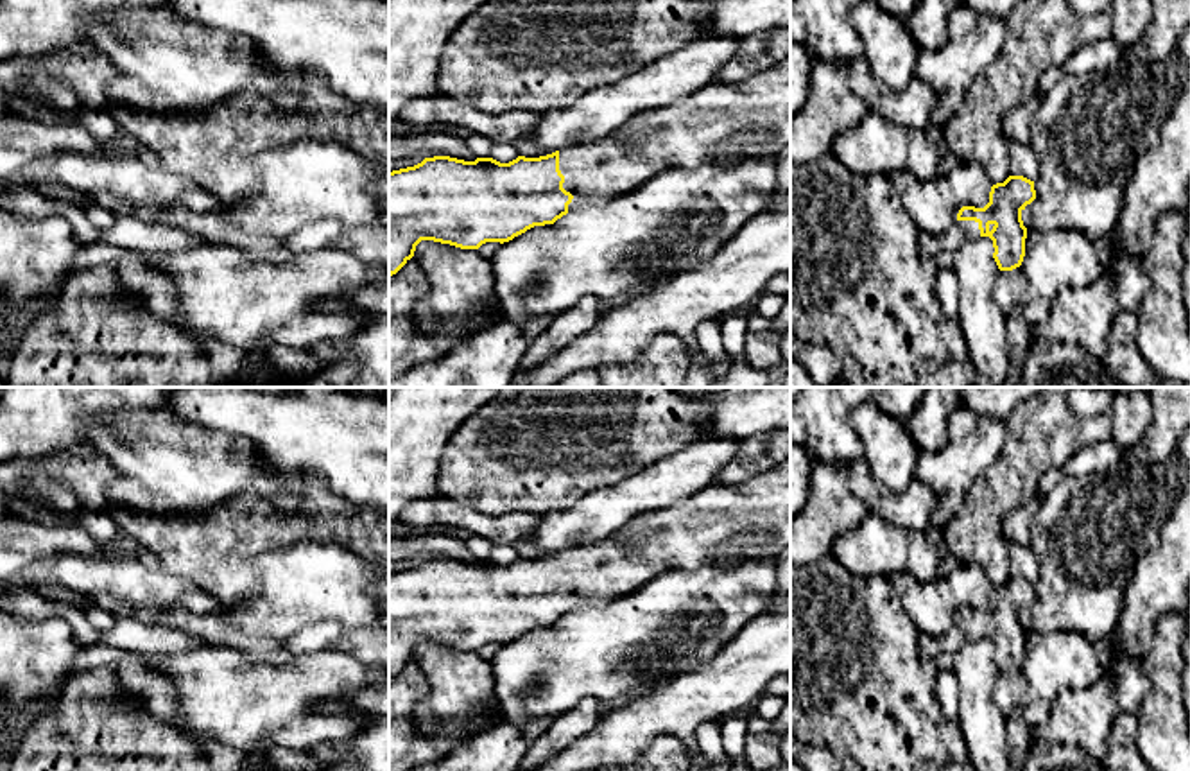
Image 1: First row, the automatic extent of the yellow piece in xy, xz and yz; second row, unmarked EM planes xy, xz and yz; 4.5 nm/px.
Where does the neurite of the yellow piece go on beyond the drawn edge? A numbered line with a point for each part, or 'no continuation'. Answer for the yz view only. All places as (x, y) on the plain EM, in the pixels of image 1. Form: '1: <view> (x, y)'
1: yz (970, 630)

